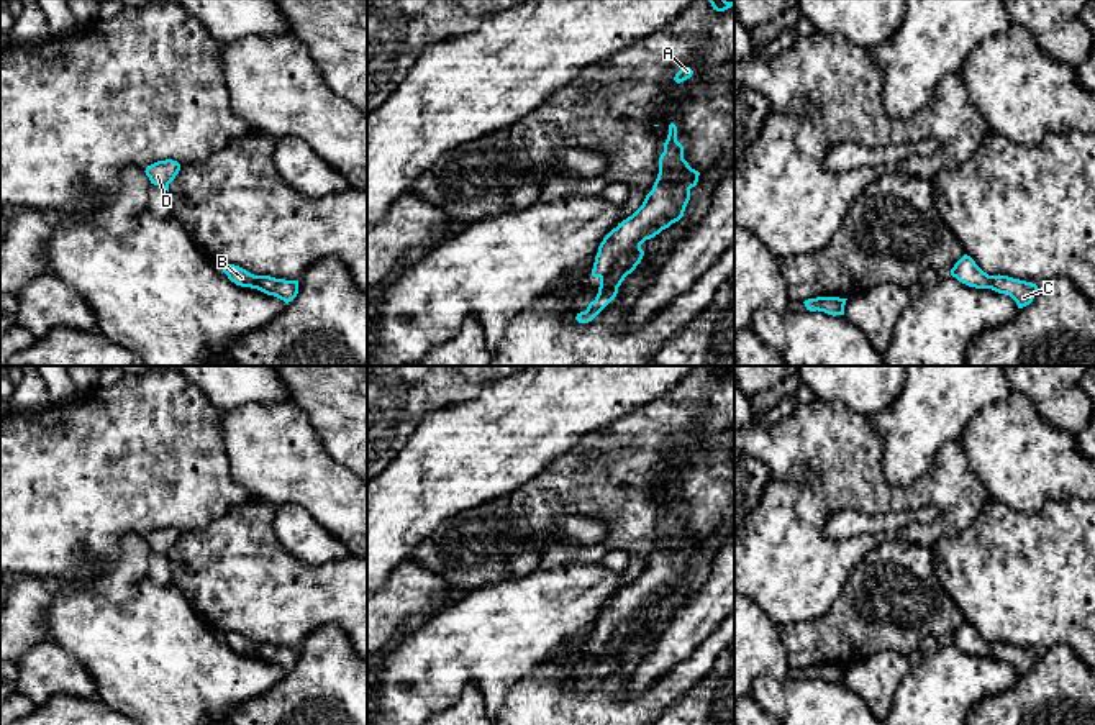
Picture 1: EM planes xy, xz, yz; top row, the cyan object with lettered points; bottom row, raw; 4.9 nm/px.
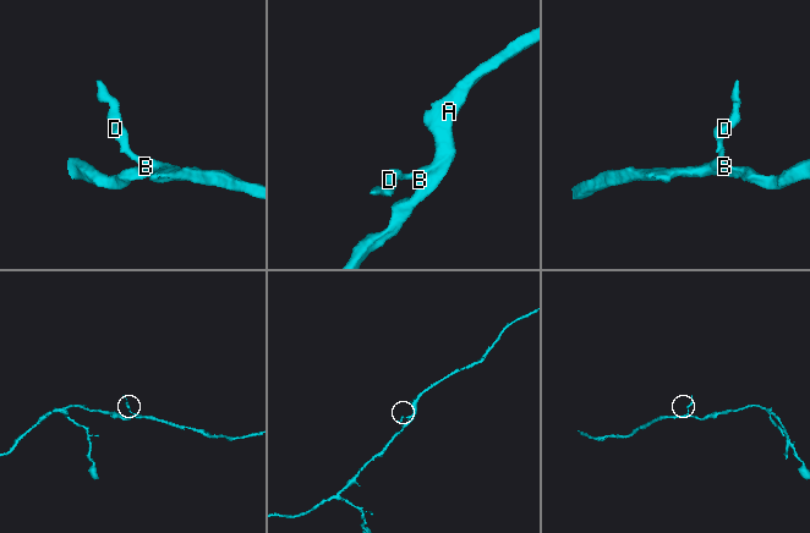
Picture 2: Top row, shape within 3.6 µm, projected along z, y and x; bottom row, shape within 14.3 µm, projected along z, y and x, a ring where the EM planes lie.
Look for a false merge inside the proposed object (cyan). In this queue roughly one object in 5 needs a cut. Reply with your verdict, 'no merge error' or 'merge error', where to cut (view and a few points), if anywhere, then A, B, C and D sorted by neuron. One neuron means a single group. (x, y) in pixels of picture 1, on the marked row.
no merge error; no cut; A B C D

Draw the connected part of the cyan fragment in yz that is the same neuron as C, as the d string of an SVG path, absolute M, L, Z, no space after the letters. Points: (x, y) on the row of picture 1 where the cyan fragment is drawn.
M964 254L951 269L951 276L959 282L975 289L992 289L998 294L1010 295L1018 308L1029 305L1038 292L1038 285L1033 282L1013 279L1008 276L988 276L975 261Z

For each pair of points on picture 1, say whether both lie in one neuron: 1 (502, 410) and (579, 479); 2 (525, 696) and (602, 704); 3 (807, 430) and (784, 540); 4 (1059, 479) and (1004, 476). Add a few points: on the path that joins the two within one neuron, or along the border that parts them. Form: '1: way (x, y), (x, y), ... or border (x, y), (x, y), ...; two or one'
1: border (586, 435), (525, 483); two
2: way (545, 704), (582, 704); one
3: way (822, 458), (825, 484), (797, 512); one
4: way (1046, 479), (1017, 479); one

